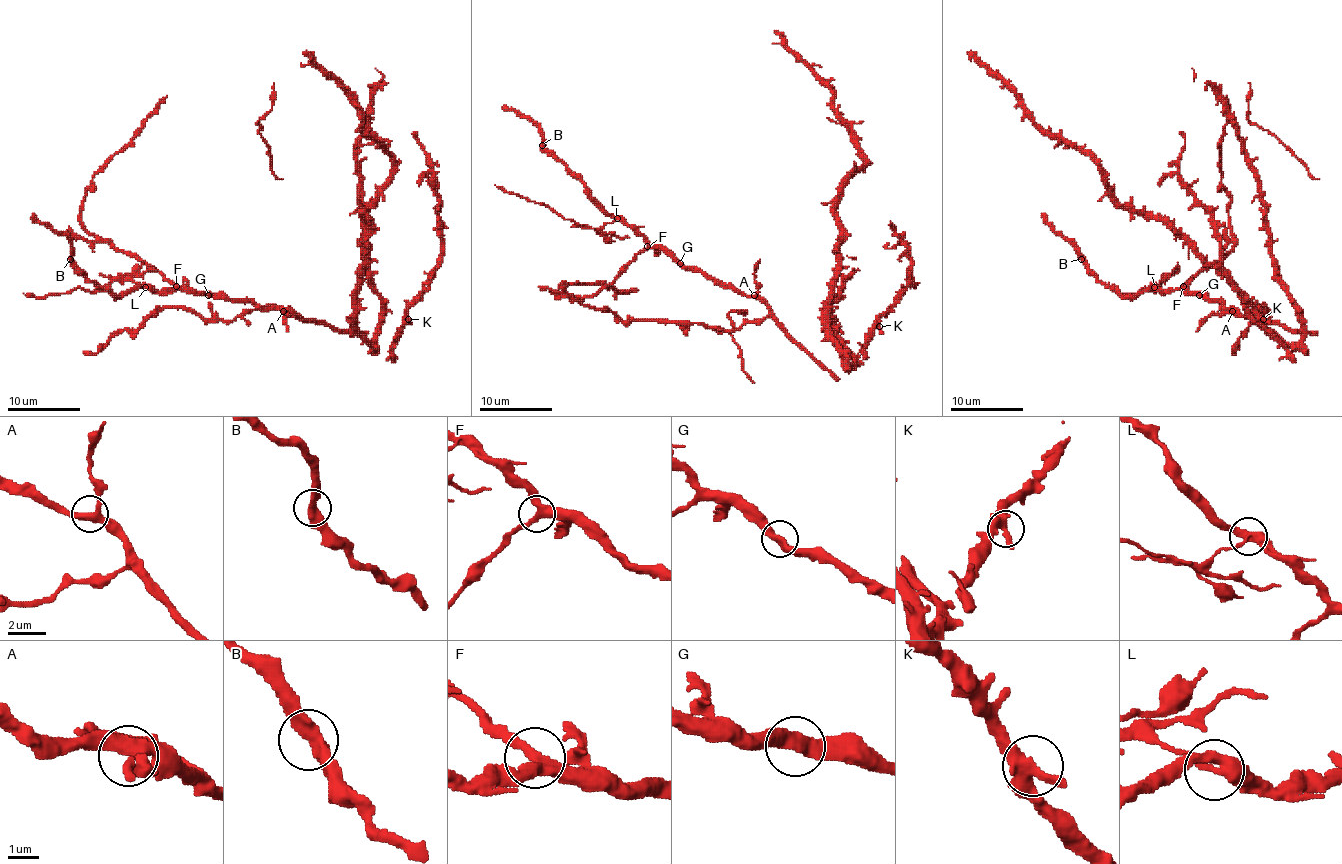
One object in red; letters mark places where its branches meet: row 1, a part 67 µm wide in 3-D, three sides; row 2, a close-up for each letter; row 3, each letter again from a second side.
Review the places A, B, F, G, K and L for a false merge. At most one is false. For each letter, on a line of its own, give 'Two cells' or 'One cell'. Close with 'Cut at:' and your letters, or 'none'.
A: One cell
B: One cell
F: One cell
G: One cell
K: One cell
L: Two cells
Cut at: L

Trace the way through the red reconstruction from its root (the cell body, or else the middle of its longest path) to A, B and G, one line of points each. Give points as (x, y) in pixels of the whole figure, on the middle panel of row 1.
A: (829, 370), (823, 368), (754, 295)
B: (829, 370), (778, 323), (763, 303), (683, 268), (614, 219), (589, 188), (542, 145)
G: (829, 370), (778, 323), (763, 303), (725, 288), (714, 279), (707, 279), (680, 263)

